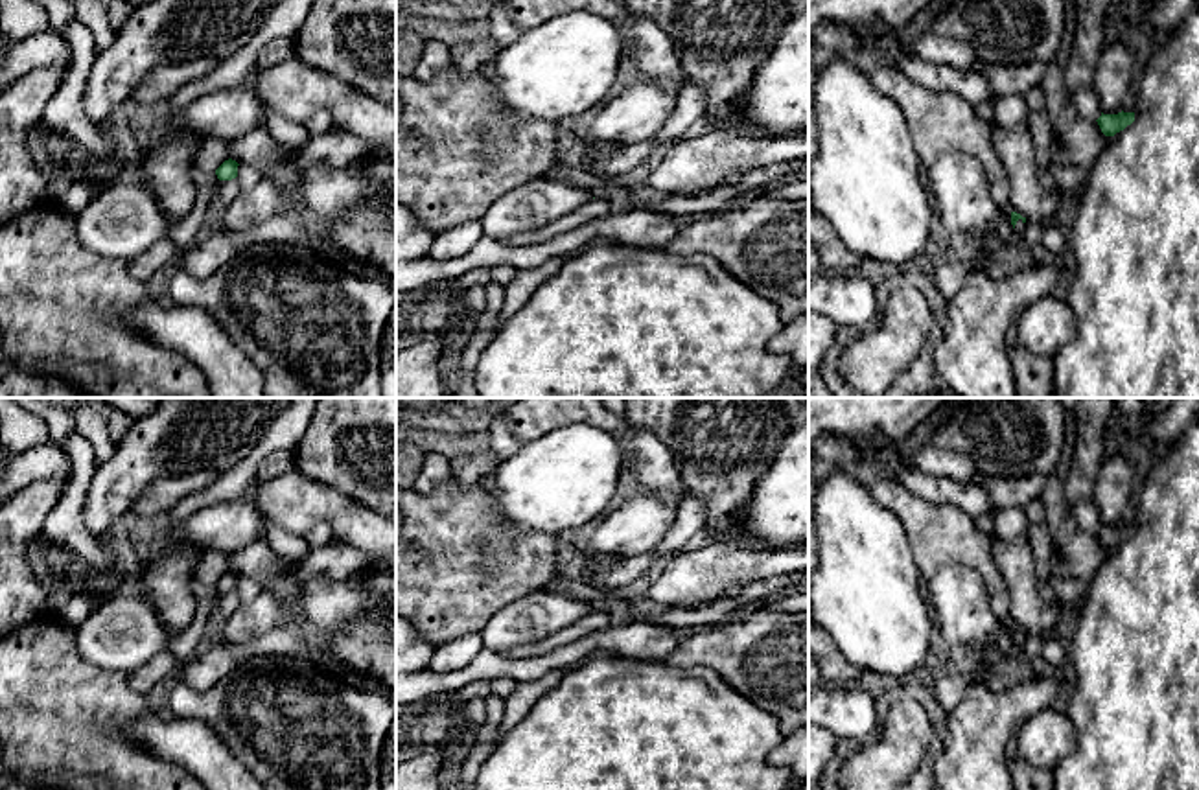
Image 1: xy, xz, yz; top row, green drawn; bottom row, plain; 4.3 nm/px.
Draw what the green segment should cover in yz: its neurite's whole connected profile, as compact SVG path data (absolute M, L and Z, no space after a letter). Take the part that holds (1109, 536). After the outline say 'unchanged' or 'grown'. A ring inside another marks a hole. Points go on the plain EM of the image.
M1135 525L1103 527L1096 532L1105 549L1114 549L1135 534Z; unchanged

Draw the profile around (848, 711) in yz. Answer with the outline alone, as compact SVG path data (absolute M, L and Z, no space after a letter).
M856 681L820 683L809 689L809 724L834 733L840 740L867 742L879 733L877 698Z

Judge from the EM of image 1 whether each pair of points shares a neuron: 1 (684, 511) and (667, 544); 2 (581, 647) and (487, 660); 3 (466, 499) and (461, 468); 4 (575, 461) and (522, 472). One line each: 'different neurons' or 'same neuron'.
1: same neuron
2: same neuron
3: different neurons
4: same neuron

